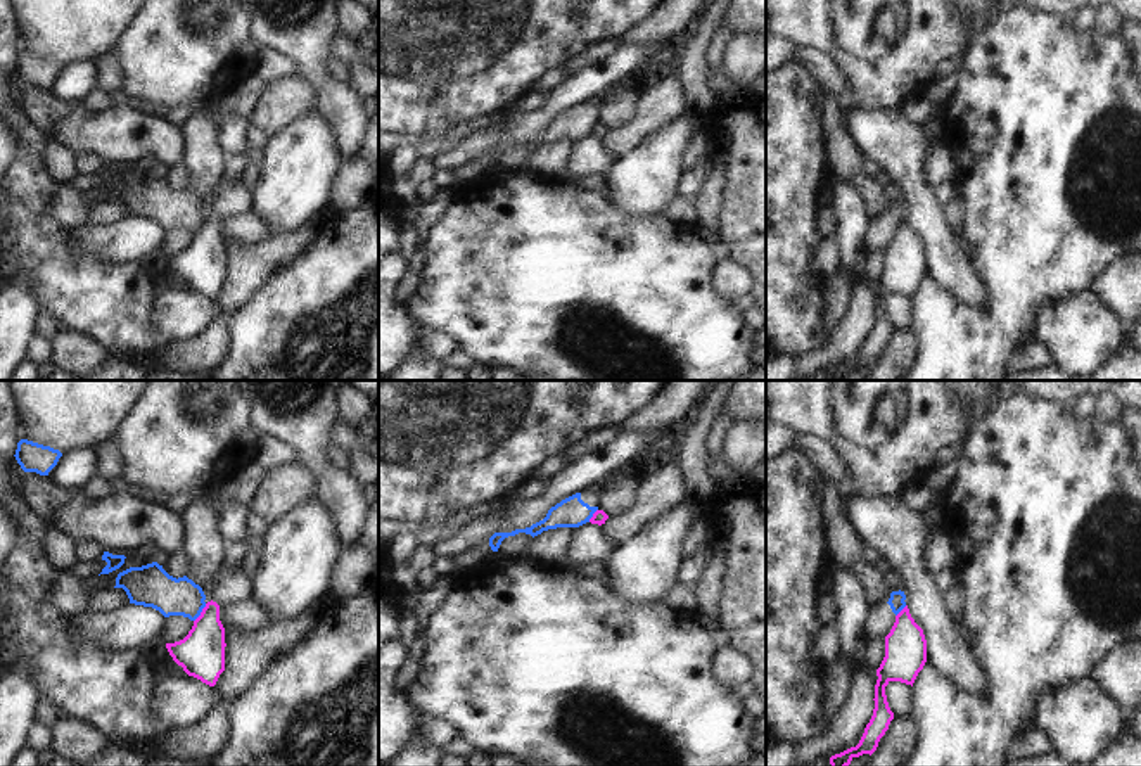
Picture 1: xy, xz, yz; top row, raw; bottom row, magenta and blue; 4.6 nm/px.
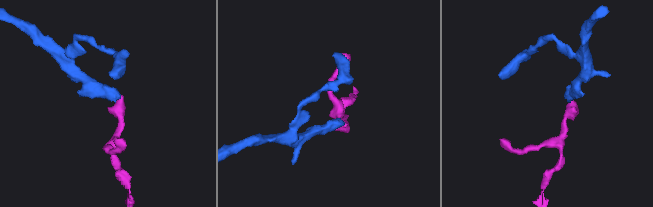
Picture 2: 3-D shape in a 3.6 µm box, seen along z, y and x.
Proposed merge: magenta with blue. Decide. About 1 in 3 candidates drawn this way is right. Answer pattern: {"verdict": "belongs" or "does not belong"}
{"verdict": "does not belong"}

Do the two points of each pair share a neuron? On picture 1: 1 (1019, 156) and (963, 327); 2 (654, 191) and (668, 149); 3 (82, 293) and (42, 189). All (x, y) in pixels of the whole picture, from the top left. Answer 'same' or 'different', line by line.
1: same
2: same
3: same

